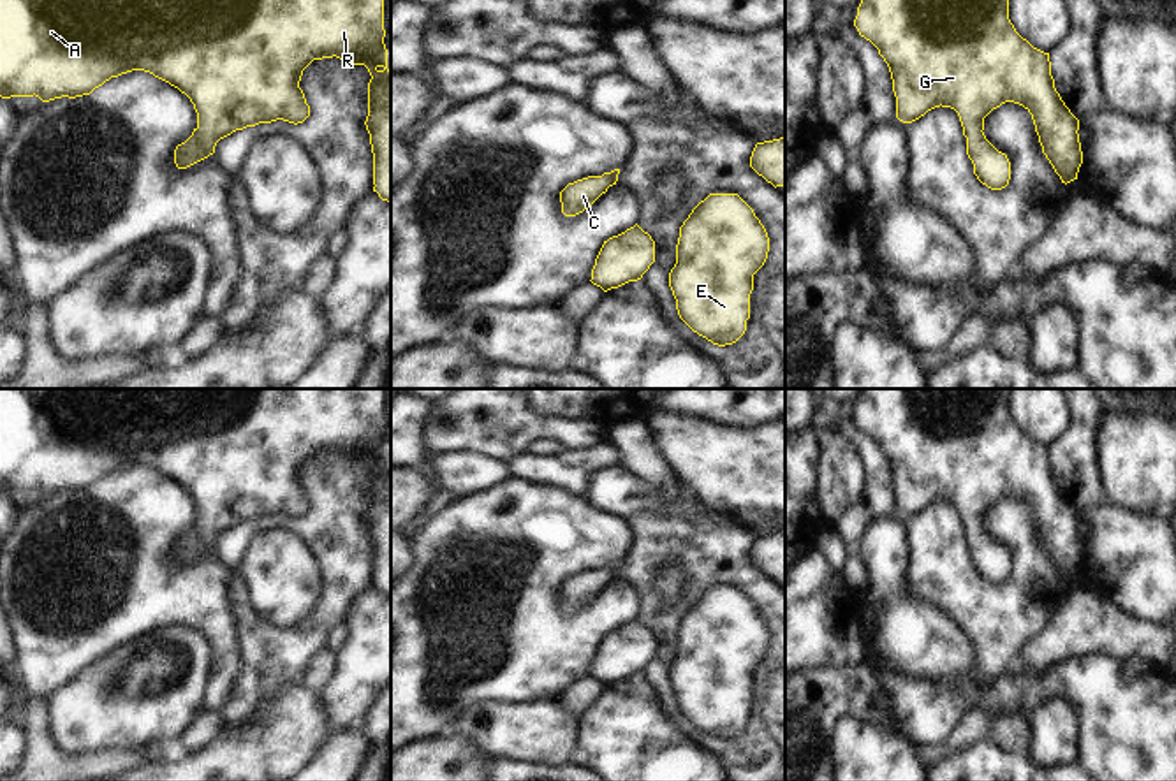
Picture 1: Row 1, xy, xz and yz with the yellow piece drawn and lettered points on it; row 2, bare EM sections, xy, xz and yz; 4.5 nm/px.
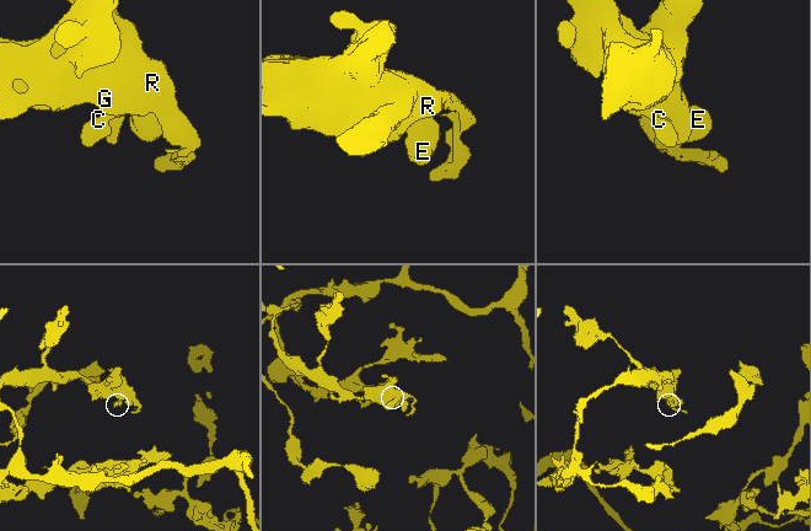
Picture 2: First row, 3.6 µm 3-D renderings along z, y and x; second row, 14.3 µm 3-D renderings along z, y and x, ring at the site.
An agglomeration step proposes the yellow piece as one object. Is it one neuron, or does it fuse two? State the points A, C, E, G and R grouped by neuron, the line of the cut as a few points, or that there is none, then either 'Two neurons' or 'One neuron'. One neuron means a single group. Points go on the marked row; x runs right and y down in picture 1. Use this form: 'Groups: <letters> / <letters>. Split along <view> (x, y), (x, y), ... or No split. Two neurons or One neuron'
Groups: A C E G R. No split. One neuron.

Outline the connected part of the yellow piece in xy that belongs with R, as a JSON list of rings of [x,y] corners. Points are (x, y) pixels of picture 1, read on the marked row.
[[[0,0],[0,97],[11,99],[35,95],[42,102],[62,97],[76,99],[90,95],[111,77],[132,70],[150,72],[185,93],[197,113],[197,127],[192,135],[174,150],[176,167],[187,169],[213,155],[217,142],[236,130],[276,120],[294,125],[303,123],[310,116],[310,106],[299,88],[303,70],[313,60],[336,56],[354,65],[364,65],[371,76],[368,83],[368,116],[364,125],[370,134],[373,153],[373,192],[377,192],[382,201],[391,202],[391,70],[387,69],[384,37],[384,0]]]

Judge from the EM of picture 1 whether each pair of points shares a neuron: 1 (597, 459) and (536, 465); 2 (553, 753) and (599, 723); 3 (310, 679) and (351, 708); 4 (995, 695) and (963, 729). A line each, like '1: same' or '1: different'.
1: same
2: different
3: different
4: different

